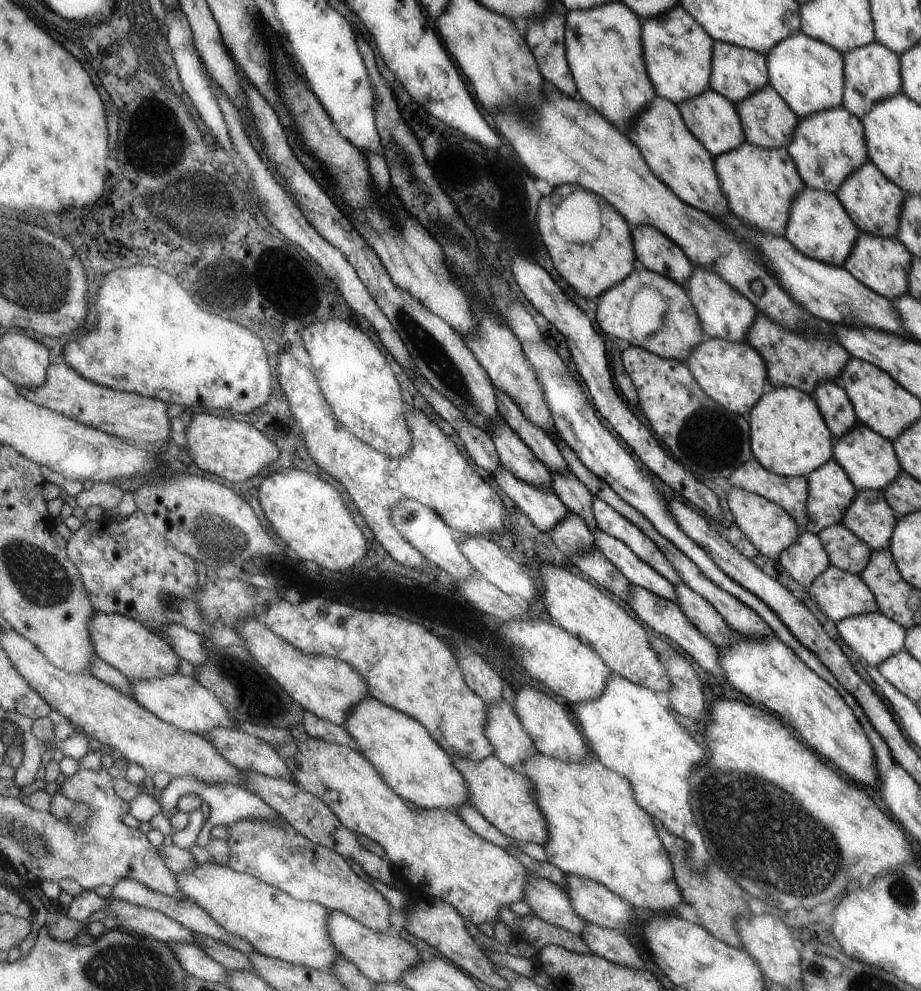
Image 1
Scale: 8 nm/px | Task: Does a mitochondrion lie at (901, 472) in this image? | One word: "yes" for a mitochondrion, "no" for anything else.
no

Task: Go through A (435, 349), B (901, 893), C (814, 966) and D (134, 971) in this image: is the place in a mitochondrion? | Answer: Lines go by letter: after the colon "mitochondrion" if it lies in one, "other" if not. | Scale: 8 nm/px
A: mitochondrion
B: mitochondrion
C: other
D: mitochondrion

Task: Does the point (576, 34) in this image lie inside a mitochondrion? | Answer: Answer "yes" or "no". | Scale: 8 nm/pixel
no

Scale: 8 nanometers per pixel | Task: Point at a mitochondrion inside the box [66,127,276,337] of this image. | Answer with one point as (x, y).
(199, 196)

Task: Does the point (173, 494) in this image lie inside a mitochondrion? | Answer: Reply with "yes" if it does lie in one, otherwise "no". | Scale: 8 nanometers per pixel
no

